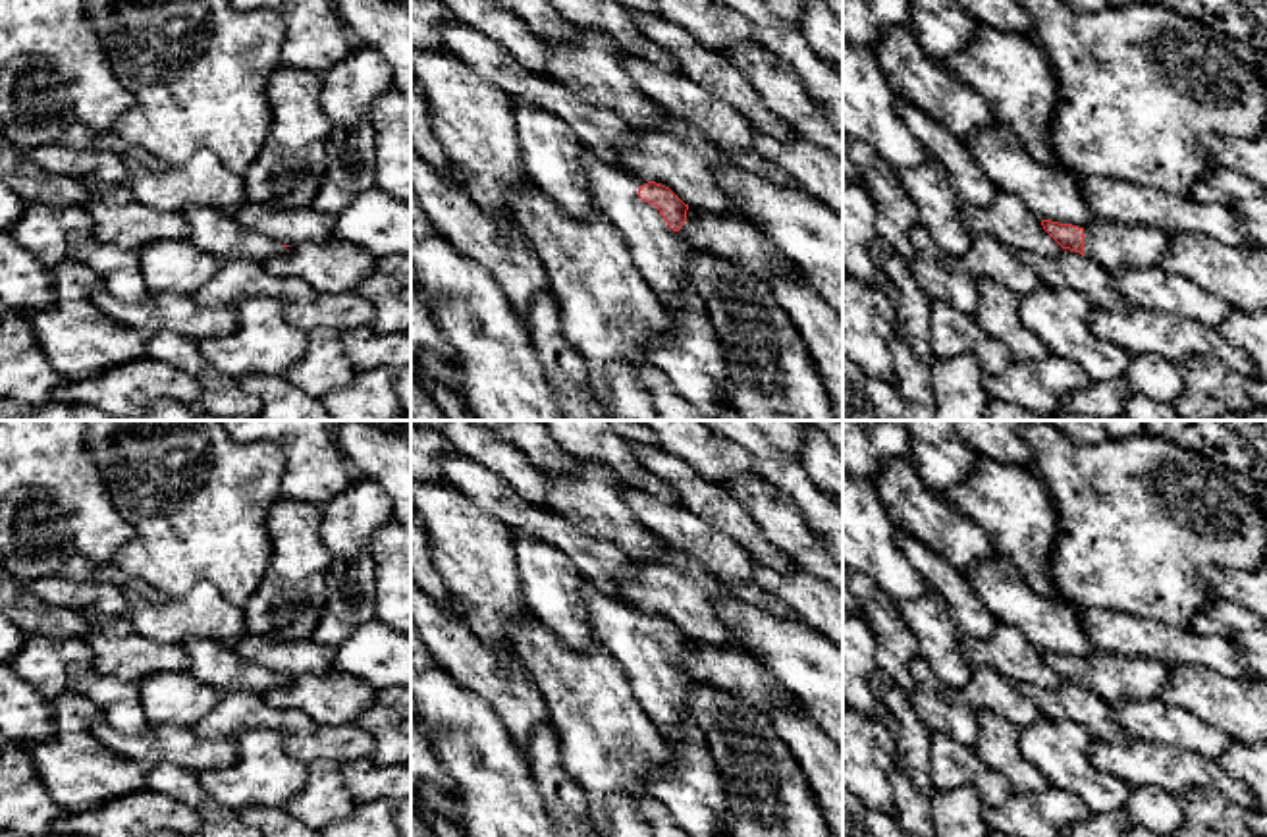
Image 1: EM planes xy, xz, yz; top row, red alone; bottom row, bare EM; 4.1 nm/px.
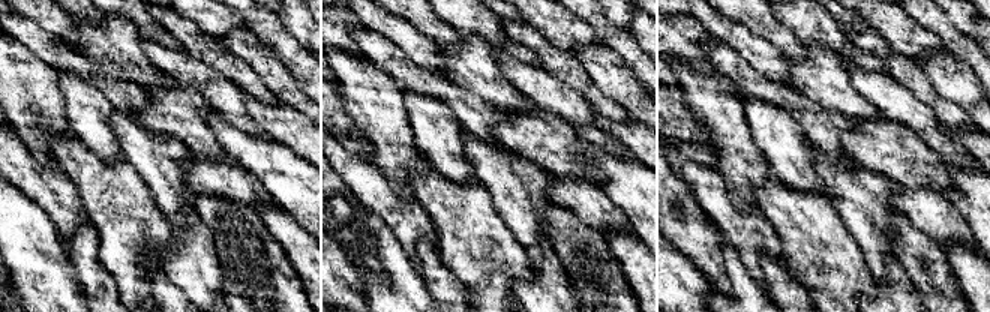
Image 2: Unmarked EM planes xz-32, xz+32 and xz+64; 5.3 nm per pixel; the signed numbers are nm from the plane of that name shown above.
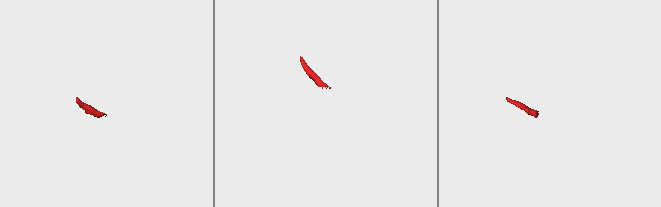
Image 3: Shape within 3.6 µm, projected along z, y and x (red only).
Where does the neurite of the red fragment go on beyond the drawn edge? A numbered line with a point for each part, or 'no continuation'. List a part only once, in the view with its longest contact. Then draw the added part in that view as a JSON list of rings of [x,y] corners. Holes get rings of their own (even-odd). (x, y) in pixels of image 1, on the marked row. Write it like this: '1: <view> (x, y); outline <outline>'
1: xz (660, 255); outline [[[582,143],[579,154],[594,204],[621,231],[636,270],[665,307],[679,307],[681,291],[690,285],[687,260],[696,249],[667,226],[658,206],[638,197],[633,174],[604,162]]]

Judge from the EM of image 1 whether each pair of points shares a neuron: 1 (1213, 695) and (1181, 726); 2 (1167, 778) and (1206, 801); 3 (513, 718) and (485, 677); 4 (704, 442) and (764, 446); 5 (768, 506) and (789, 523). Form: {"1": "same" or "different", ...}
{"1": "different", "2": "different", "3": "same", "4": "different", "5": "same"}

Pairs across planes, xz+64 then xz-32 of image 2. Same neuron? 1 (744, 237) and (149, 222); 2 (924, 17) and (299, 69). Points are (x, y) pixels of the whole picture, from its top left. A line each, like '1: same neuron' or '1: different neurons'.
1: different neurons
2: same neuron

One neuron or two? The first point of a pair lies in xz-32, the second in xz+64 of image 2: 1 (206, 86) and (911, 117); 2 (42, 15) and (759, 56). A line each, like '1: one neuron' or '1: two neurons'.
1: one neuron
2: one neuron

